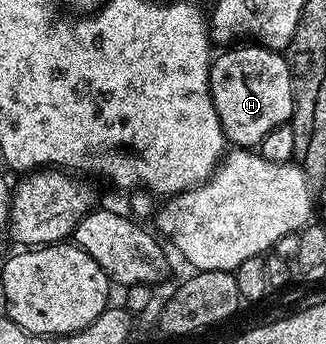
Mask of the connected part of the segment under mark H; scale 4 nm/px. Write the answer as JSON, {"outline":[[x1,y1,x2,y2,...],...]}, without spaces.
{"outline":[[244,43,239,47,229,48,229,53,211,62,207,89,212,92,225,138,236,147,258,147,274,127,289,124,294,111,289,58,259,43]]}

